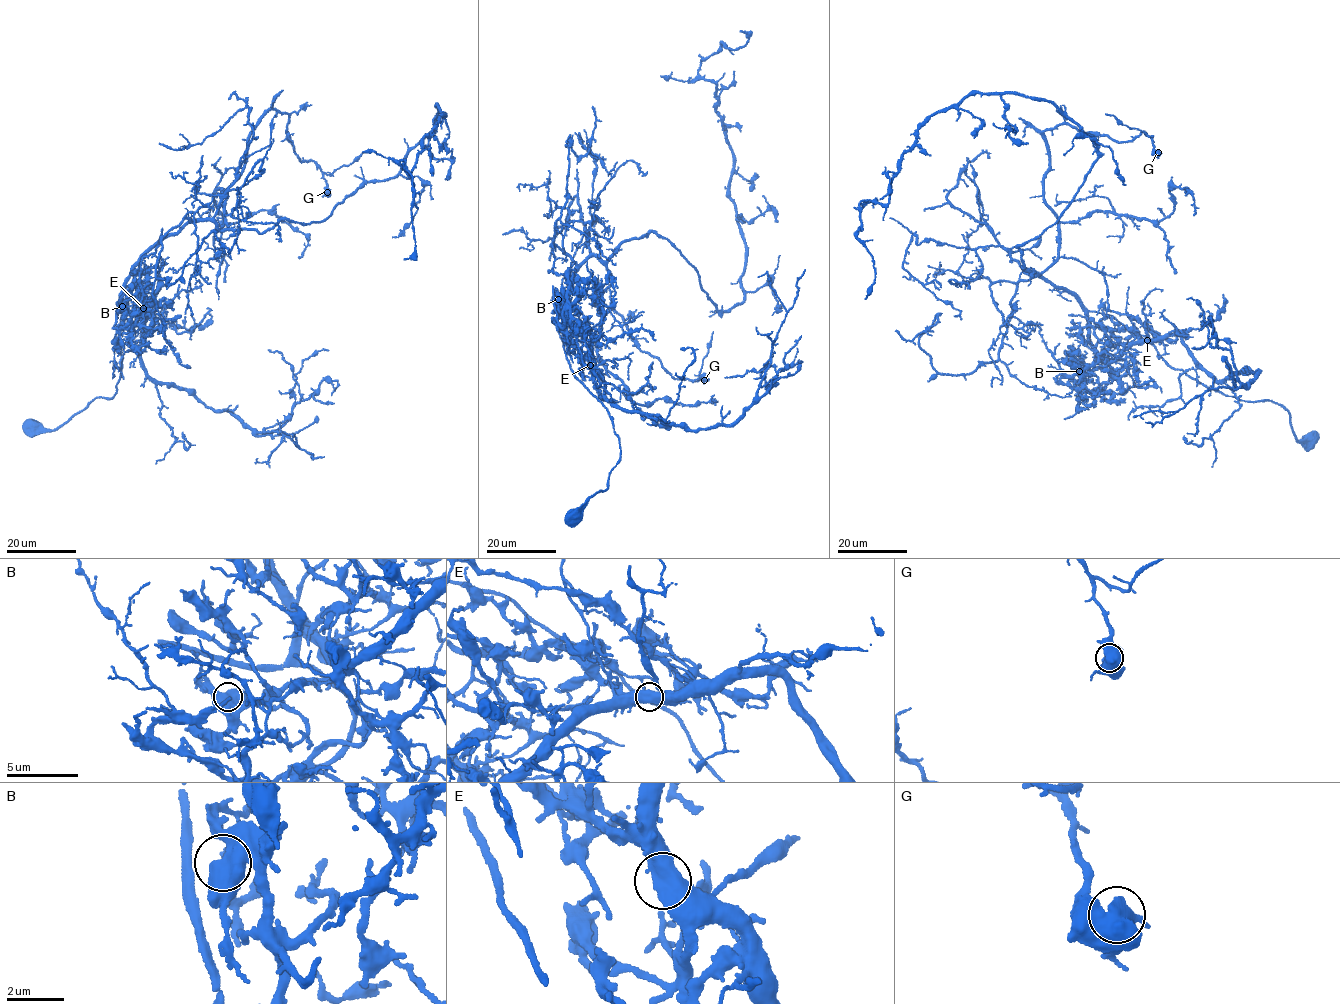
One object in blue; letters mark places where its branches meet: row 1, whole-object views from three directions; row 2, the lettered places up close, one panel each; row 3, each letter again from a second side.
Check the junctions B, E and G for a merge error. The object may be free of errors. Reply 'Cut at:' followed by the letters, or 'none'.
Cut at: E

